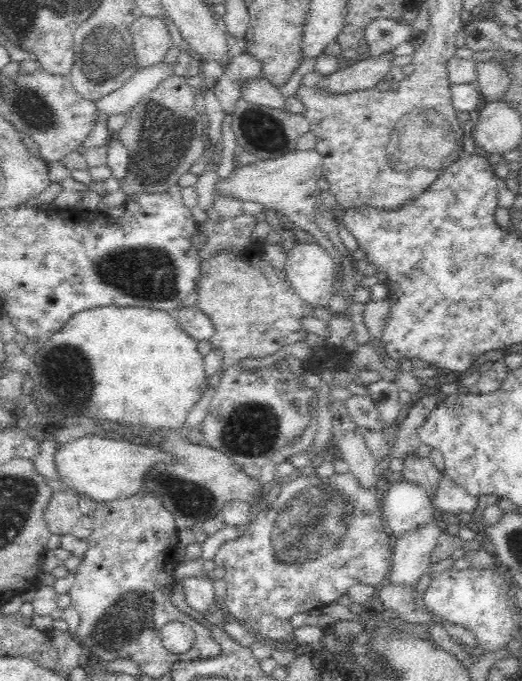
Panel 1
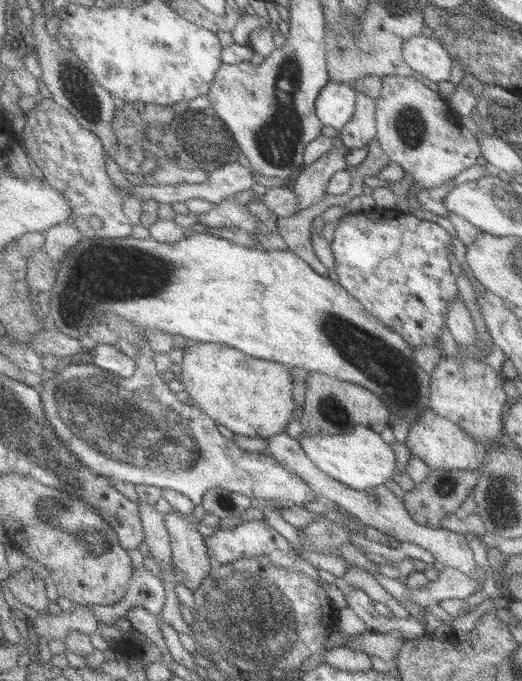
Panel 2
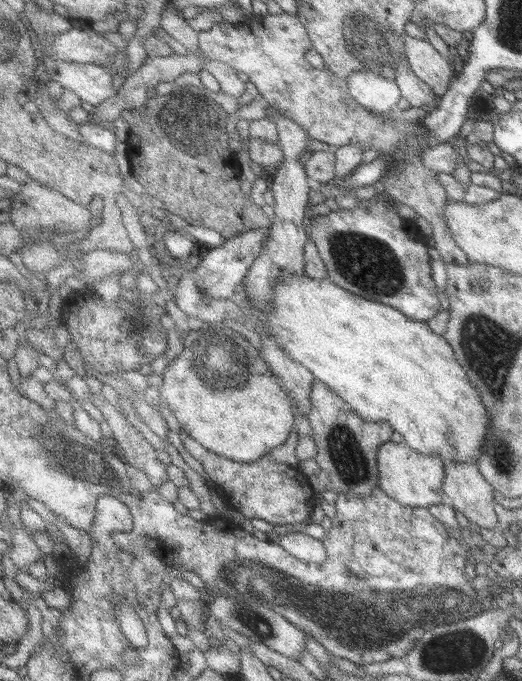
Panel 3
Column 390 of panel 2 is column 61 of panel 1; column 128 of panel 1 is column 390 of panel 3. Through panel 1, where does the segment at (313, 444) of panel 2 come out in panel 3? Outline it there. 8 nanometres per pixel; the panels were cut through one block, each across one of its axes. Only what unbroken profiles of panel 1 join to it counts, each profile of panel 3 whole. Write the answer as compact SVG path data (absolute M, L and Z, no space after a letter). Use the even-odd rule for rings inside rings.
M387 442L379 450L379 470L381 470L381 490L393 496L397 502L409 508L431 508L447 502L443 492L447 480L447 466L441 456L429 456L413 450L405 442Z

